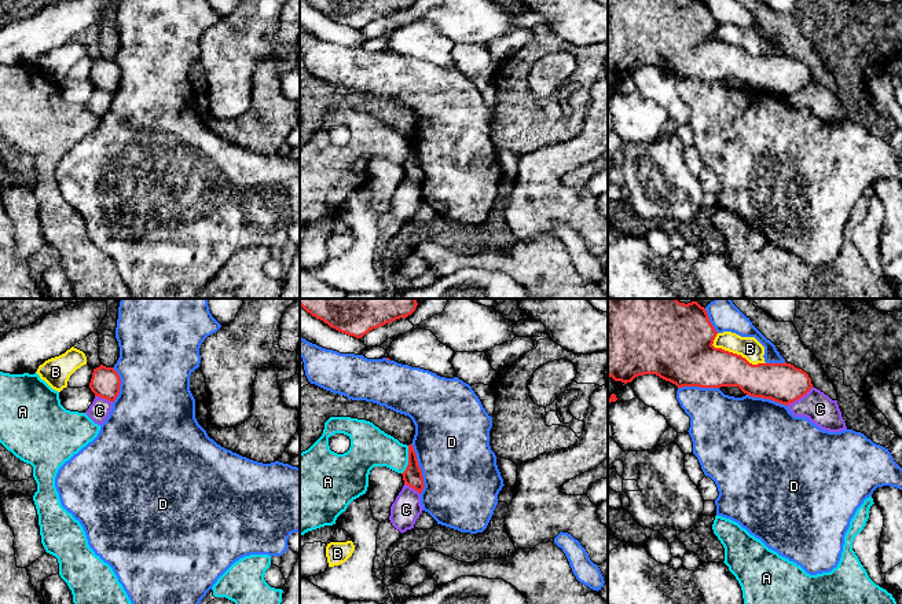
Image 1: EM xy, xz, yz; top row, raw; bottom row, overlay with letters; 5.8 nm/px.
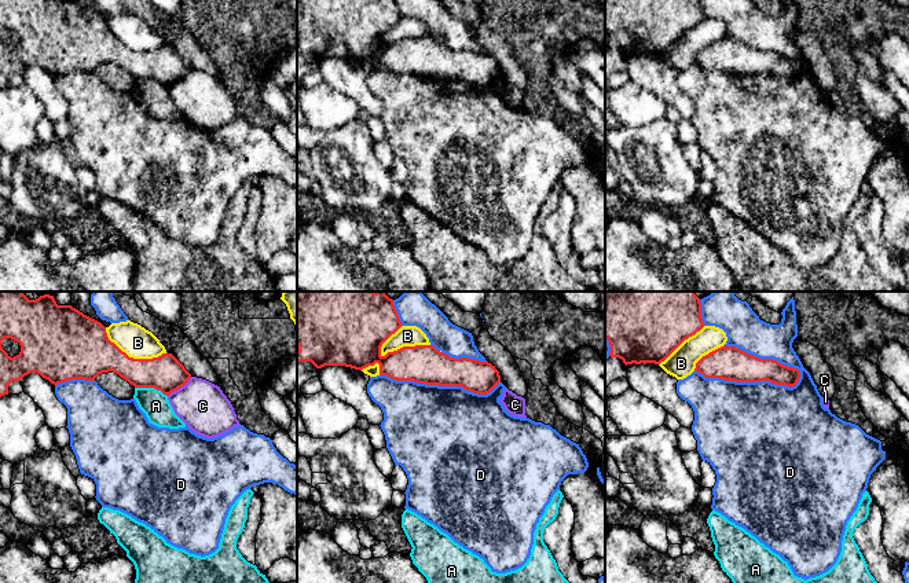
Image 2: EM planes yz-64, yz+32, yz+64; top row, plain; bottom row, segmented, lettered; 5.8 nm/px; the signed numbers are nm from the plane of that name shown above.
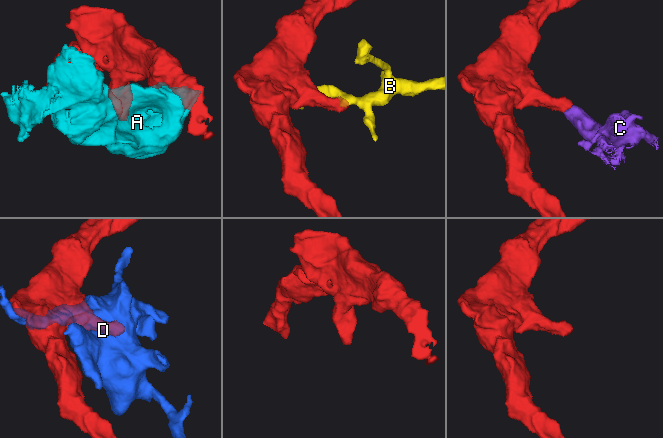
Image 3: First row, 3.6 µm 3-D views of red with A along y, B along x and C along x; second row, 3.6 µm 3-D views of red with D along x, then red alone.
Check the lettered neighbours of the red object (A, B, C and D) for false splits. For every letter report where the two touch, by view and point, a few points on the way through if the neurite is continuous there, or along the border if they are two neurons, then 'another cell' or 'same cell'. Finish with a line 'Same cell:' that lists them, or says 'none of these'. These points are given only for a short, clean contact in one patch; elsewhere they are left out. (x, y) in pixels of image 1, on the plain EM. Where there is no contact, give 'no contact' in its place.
A: contact xz (409, 152); another cell
B: contact yz (734, 46); another cell
C: contact yz (799, 90); border yz (813, 79), (787, 96); another cell
D: contact xz (420, 160); another cell
Same cell: none of these

